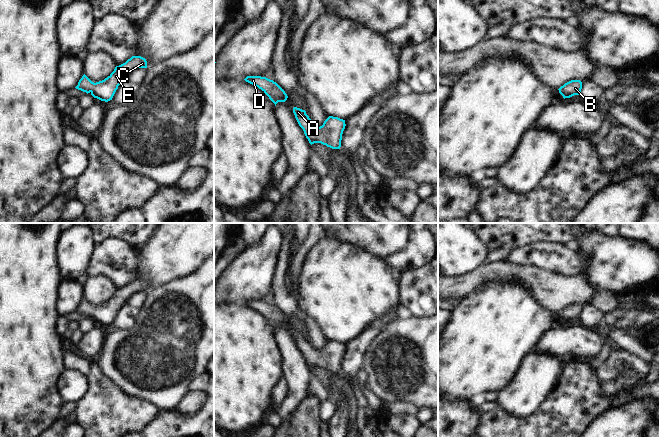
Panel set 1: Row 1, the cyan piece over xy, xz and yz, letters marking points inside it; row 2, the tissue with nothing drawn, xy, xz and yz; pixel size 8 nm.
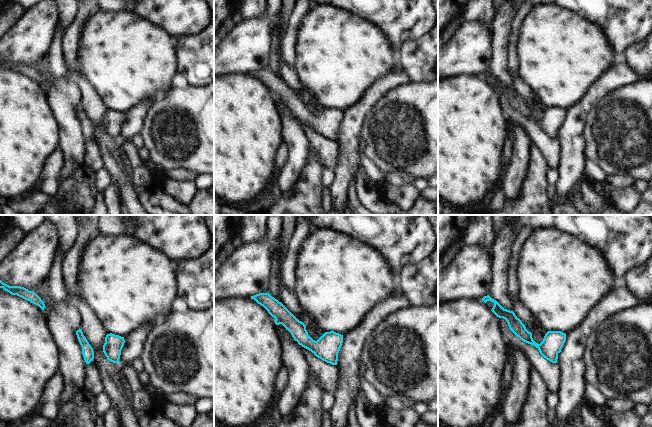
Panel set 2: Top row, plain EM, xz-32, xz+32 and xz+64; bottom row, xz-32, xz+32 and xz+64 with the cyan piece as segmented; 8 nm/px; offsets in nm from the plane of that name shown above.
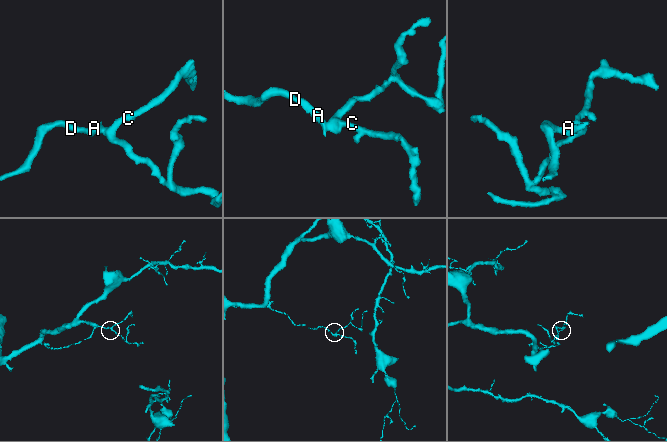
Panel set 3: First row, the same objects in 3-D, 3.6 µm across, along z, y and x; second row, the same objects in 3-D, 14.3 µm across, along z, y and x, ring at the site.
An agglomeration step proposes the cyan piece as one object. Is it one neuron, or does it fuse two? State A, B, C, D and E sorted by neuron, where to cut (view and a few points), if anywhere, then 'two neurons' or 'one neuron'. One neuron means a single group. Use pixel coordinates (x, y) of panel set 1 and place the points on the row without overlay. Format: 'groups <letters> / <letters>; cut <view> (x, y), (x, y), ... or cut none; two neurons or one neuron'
groups A B C D E; cut none; one neuron

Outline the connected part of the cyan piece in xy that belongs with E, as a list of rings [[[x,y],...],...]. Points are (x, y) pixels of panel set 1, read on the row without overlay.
[[[132,280],[125,287],[116,290],[114,295],[104,304],[92,306],[85,298],[75,311],[78,314],[90,317],[94,322],[108,326],[112,324],[118,310],[126,300],[136,292],[147,292],[147,285],[141,280]]]

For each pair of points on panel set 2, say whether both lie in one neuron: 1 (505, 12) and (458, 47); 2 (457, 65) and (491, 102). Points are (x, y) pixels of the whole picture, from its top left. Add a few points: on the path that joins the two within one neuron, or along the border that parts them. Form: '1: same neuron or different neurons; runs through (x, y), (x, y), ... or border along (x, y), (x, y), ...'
1: different neurons; border along (500, 10), (494, 25), (493, 42)
2: different neurons; border along (481, 75), (450, 75), (448, 77)

